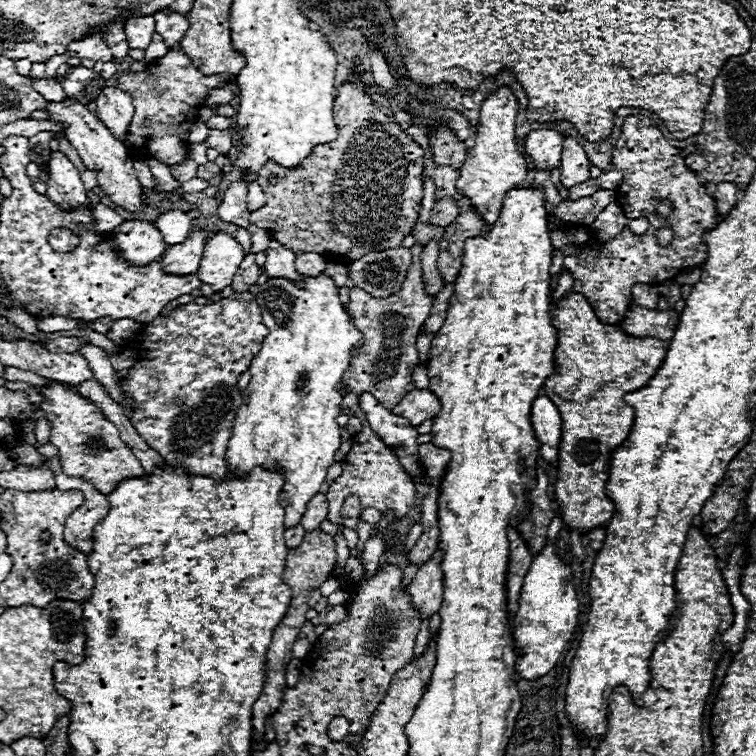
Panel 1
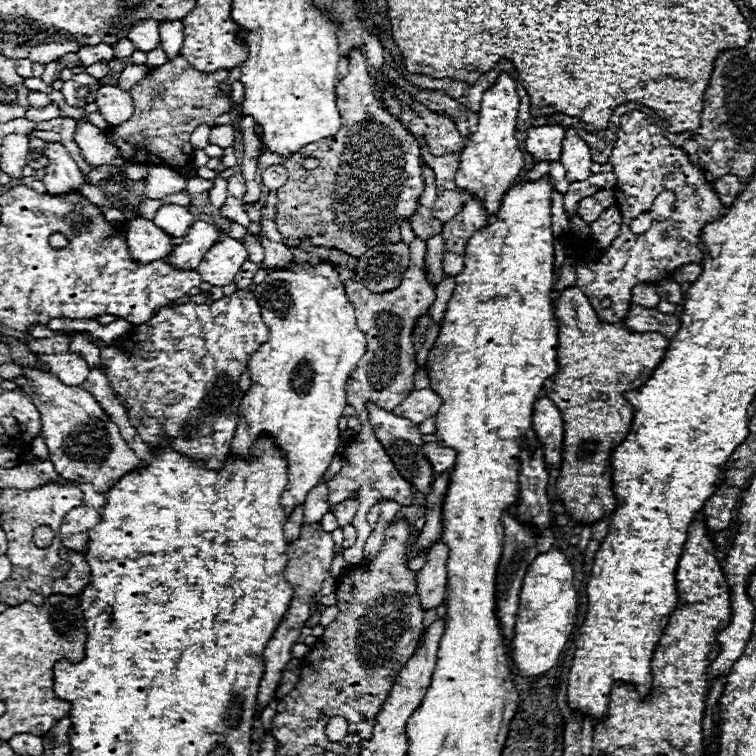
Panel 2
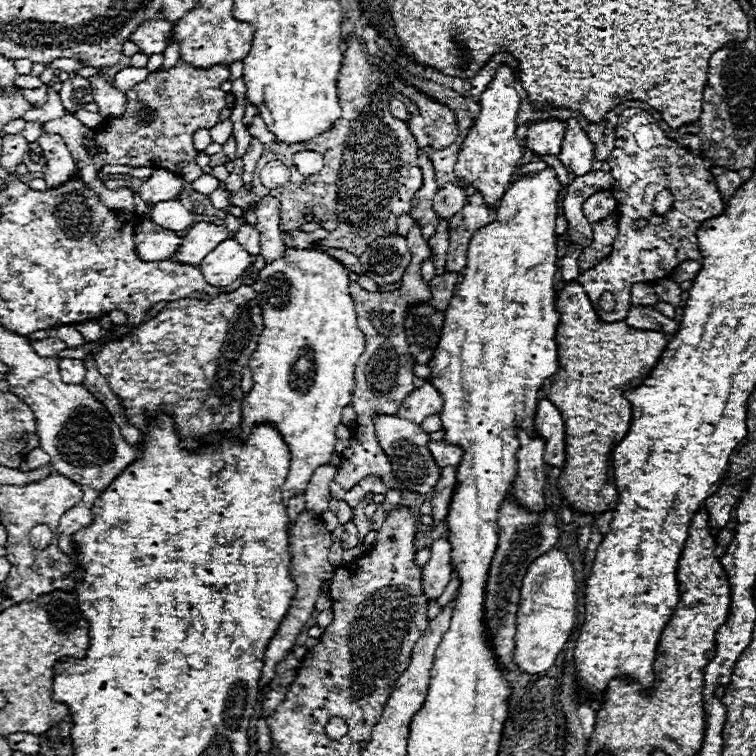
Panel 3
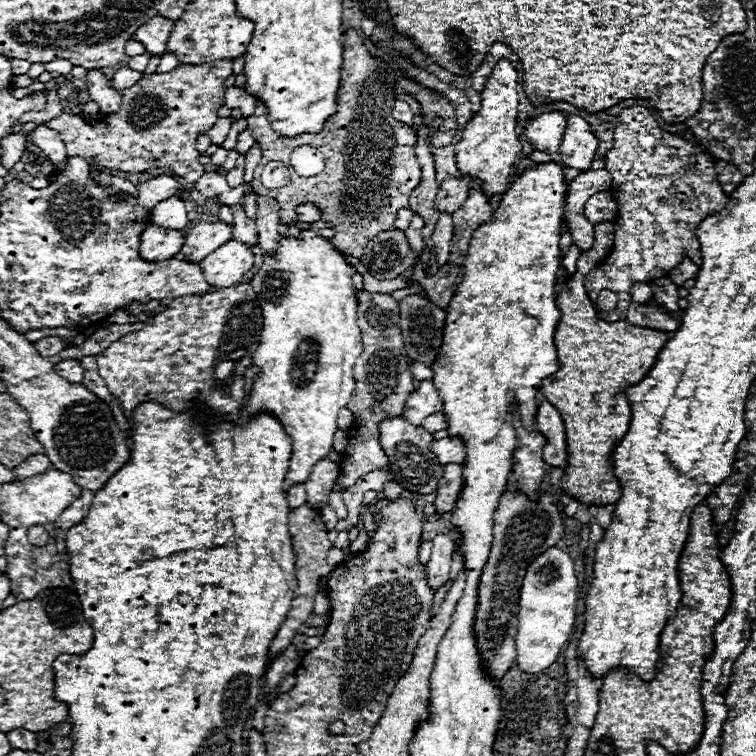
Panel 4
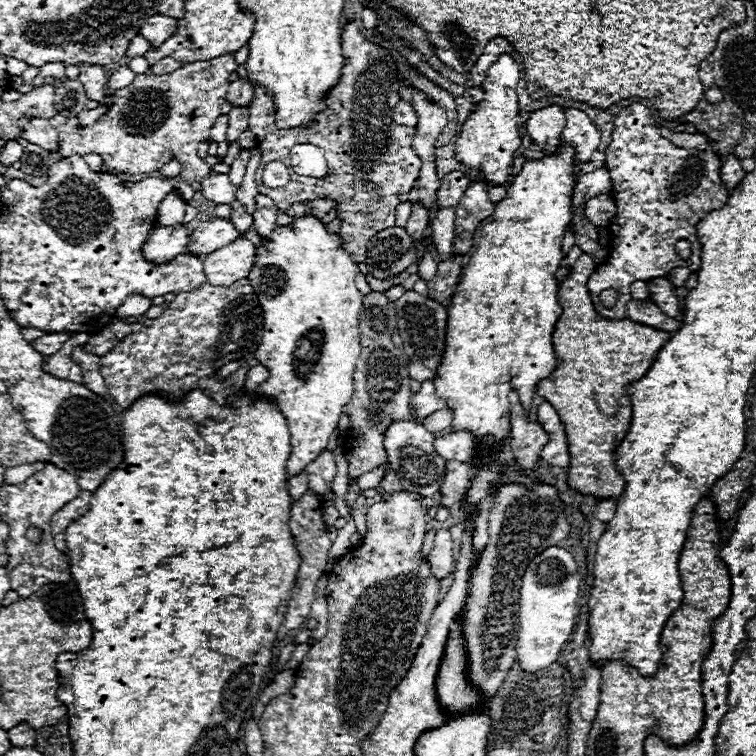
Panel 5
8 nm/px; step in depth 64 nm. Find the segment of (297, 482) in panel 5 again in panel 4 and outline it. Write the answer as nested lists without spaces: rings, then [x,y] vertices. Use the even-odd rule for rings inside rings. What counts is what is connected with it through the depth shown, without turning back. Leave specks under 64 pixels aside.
[[[294,484],[288,492],[288,504],[290,508],[296,508],[300,504],[306,502],[306,492],[304,492],[304,484]]]

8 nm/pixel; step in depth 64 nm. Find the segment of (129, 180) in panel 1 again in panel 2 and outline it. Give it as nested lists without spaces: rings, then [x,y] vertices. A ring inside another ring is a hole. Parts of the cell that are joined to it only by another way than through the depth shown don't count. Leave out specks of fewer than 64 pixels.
[[[78,120],[78,130],[76,130],[76,134],[74,134],[74,140],[76,140],[76,144],[80,146],[80,150],[82,150],[82,156],[86,158],[86,162],[88,162],[90,166],[100,166],[100,164],[124,166],[124,164],[128,164],[128,162],[124,162],[122,158],[118,158],[118,148],[110,144],[110,140],[106,138],[104,130],[100,130],[98,126],[92,126],[90,122]]]

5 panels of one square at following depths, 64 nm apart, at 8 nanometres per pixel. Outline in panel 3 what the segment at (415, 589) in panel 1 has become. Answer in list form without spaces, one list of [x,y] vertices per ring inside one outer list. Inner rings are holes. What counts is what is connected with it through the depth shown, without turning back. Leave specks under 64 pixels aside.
[[[438,538],[432,542],[430,550],[432,550],[432,556],[428,564],[424,564],[422,568],[422,588],[430,600],[436,600],[444,592],[446,584],[450,582],[452,546],[446,538]]]

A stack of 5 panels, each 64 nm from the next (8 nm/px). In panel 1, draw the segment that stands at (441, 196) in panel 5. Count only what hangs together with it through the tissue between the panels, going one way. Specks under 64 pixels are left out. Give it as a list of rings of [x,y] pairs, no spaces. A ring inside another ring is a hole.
[[[448,196],[448,198],[442,198],[442,200],[436,202],[436,206],[432,208],[432,218],[430,218],[430,222],[444,228],[444,226],[448,226],[458,214],[460,214],[460,208],[458,208],[456,198]]]

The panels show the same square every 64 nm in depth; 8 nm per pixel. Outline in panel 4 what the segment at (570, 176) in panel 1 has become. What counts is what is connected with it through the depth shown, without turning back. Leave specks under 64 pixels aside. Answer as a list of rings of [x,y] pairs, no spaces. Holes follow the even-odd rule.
[[[566,114],[568,126],[564,130],[564,138],[560,144],[560,154],[562,154],[562,164],[568,168],[578,168],[578,170],[588,170],[596,148],[598,148],[598,138],[590,130],[590,124],[580,116],[580,114]]]

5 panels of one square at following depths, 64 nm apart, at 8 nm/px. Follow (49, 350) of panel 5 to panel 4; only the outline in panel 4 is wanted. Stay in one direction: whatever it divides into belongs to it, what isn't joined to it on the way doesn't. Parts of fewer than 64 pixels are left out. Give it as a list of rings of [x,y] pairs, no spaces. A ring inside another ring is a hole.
[[[48,336],[48,338],[36,340],[36,342],[34,342],[34,348],[36,348],[42,356],[54,356],[54,354],[60,354],[60,352],[62,352],[64,340],[58,338],[58,336]]]

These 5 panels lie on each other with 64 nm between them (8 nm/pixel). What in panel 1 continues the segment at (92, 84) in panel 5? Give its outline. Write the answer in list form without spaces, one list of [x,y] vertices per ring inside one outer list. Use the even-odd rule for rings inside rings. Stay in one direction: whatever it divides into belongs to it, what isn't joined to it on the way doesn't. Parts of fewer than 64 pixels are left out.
[[[104,88],[98,94],[96,104],[98,104],[96,114],[106,124],[106,128],[112,132],[112,136],[118,140],[124,138],[126,126],[130,124],[130,120],[134,116],[132,96],[118,88]]]

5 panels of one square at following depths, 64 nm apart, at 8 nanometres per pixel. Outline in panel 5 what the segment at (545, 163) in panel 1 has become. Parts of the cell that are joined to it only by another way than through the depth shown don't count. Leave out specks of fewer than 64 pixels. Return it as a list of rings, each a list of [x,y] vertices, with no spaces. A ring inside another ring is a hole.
[[[558,104],[534,110],[528,114],[530,118],[526,120],[526,132],[528,136],[540,146],[544,152],[554,152],[556,146],[560,144],[562,130],[566,126],[564,118],[564,108]]]

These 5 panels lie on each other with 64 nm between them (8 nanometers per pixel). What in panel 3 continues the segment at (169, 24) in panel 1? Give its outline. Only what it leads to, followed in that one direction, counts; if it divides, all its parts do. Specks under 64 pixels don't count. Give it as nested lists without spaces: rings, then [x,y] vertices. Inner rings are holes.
[[[170,42],[168,44],[168,50],[164,52],[164,62],[162,62],[162,66],[160,66],[160,70],[170,70],[172,66],[176,66],[178,64],[178,60],[180,60],[180,54],[178,54],[178,46],[174,44],[174,42]]]

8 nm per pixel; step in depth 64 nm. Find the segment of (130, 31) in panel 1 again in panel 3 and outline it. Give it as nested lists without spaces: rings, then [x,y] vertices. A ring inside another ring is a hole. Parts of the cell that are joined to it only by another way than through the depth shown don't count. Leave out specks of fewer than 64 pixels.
[[[144,22],[138,30],[130,36],[134,44],[142,48],[144,54],[162,54],[168,46],[168,38],[172,32],[172,22]]]

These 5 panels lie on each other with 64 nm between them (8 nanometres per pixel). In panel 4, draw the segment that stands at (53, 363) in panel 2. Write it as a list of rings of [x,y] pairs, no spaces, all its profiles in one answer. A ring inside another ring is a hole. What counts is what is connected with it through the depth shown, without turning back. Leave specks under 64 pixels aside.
[[[62,360],[62,362],[58,362],[54,366],[54,370],[56,370],[58,376],[62,376],[68,382],[76,382],[76,384],[82,382],[84,370],[82,370],[82,366],[80,366],[78,360]]]

